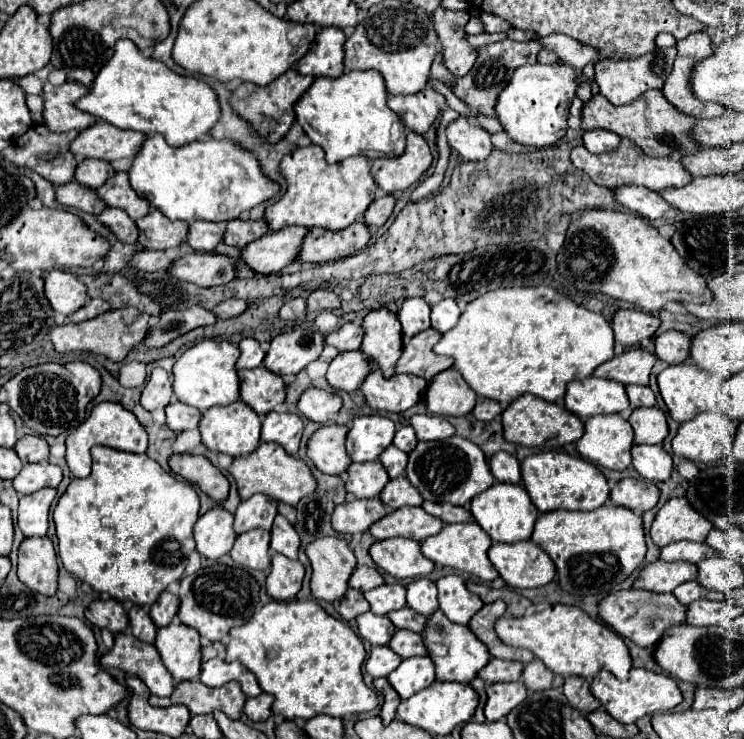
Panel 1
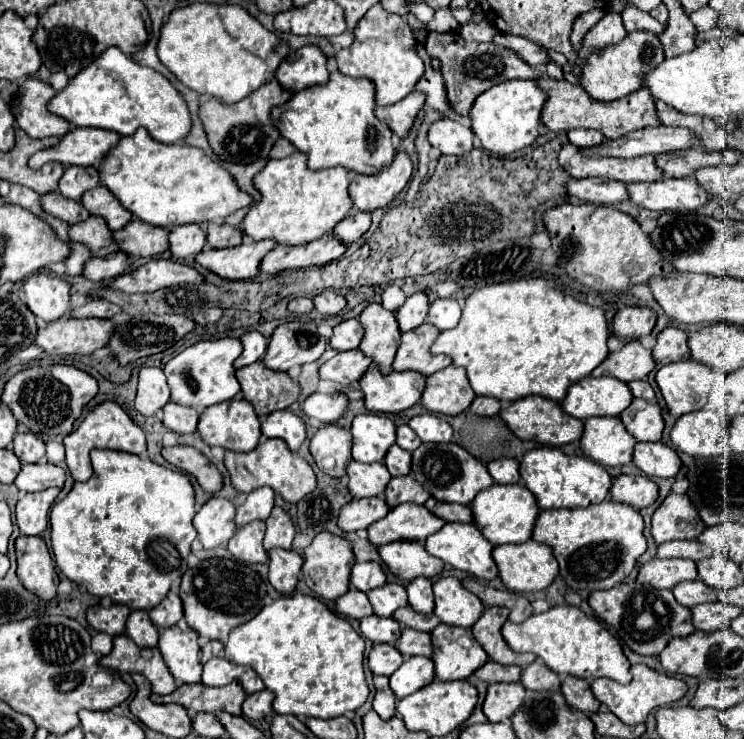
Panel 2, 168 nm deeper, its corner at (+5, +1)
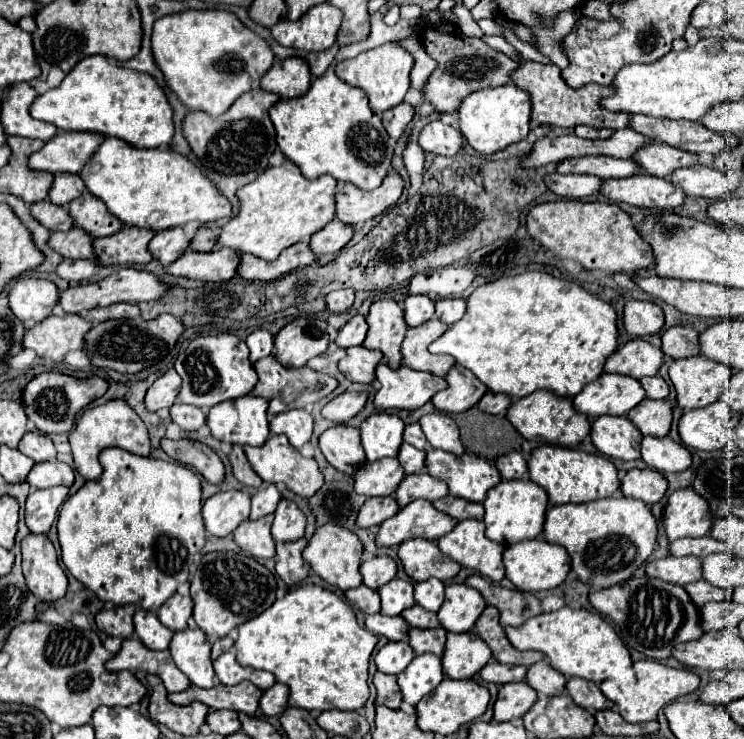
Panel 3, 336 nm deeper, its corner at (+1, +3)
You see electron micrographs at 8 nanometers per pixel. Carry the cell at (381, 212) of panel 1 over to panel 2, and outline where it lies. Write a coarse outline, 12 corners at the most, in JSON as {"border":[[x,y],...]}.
{"border":[[352,210],[334,234],[356,242],[372,224],[370,212]]}

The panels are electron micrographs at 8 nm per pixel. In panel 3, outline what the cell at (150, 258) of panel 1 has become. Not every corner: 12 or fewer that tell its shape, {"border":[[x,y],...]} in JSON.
{"border":[[62,260],[56,276],[82,282],[100,266],[94,260]]}

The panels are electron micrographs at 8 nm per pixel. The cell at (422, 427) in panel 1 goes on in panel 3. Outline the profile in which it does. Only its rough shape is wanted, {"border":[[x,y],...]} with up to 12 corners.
{"border":[[442,412],[420,418],[434,448],[464,452],[458,426]]}

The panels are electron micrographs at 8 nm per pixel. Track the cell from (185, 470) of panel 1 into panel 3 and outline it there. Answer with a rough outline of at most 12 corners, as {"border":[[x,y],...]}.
{"border":[[162,440],[176,462],[196,468],[208,482],[224,480],[218,454],[192,440]]}

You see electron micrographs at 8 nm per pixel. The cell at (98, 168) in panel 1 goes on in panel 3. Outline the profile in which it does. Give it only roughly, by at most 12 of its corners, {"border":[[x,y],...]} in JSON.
{"border":[[56,174],[48,198],[66,206],[84,192],[78,174]]}

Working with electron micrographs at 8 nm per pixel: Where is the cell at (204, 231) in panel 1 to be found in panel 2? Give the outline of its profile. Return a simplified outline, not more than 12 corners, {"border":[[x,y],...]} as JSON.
{"border":[[198,224],[170,230],[170,252],[178,260],[202,252],[206,232]]}

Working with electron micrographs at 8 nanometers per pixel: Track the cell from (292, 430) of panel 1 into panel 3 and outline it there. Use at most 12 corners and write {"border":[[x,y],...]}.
{"border":[[290,410],[270,420],[294,448],[312,436],[308,410]]}

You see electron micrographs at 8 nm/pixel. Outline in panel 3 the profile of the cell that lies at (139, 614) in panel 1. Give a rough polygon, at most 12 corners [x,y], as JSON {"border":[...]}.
{"border":[[138,608],[134,632],[150,650],[166,650],[174,634],[154,612]]}

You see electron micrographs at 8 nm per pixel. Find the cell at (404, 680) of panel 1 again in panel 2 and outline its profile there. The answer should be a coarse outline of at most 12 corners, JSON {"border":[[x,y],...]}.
{"border":[[410,656],[390,676],[396,698],[404,698],[434,678],[434,664]]}

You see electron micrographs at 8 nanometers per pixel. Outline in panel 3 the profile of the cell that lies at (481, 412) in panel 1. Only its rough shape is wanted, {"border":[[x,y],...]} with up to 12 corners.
{"border":[[486,392],[478,408],[500,414],[510,406],[510,396]]}

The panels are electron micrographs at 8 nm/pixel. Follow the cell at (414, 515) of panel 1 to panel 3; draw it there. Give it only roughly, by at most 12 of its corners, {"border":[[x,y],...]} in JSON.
{"border":[[414,500],[388,518],[378,546],[412,538],[438,540],[458,522],[428,500]]}

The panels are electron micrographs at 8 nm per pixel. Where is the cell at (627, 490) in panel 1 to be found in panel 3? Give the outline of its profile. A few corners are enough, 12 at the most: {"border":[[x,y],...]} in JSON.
{"border":[[652,468],[628,470],[622,494],[656,504],[668,480]]}

